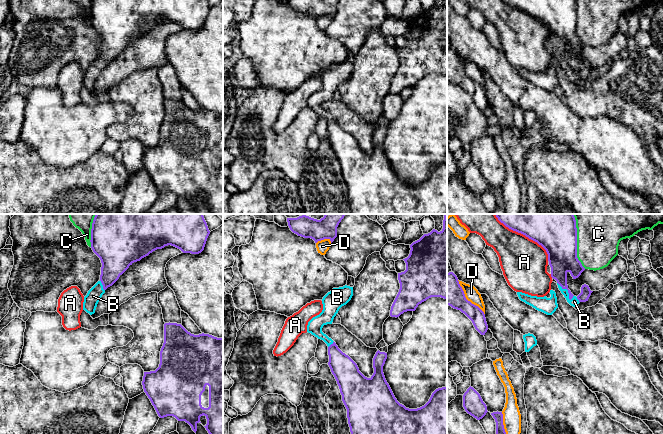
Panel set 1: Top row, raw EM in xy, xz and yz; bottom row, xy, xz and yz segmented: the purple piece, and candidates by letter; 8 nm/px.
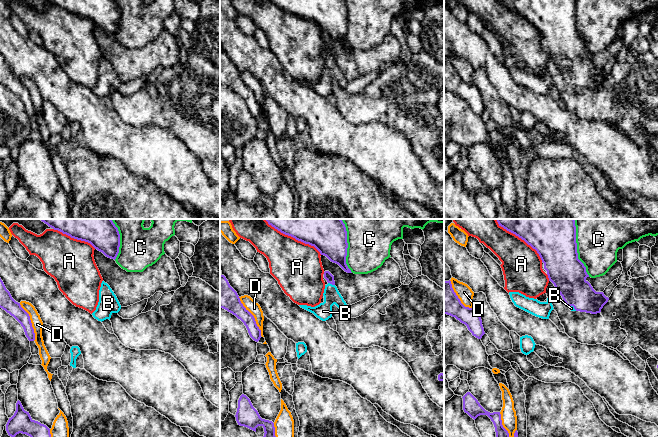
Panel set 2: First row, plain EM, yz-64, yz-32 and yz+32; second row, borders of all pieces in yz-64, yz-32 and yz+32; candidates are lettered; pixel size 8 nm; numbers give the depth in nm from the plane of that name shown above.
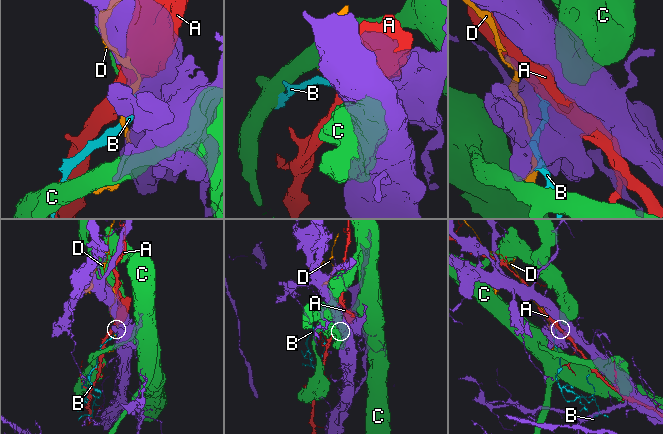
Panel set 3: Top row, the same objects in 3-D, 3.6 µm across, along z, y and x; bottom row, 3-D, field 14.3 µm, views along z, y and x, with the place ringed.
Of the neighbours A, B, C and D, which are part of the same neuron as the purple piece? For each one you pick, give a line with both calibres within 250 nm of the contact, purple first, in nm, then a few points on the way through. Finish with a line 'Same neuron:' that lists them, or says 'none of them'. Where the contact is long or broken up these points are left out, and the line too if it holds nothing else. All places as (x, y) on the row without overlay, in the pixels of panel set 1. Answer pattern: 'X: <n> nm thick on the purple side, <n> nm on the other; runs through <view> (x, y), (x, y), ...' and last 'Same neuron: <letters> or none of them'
B: 220 nm thick on the purple side, 70 nm on the other; runs through yz (562, 35), (562, 60), (567, 65), (569, 74), (574, 77)
Same neuron: B

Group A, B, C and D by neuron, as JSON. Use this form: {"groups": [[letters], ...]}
{"groups": [["A"], ["B"], ["C"], ["D"]]}

